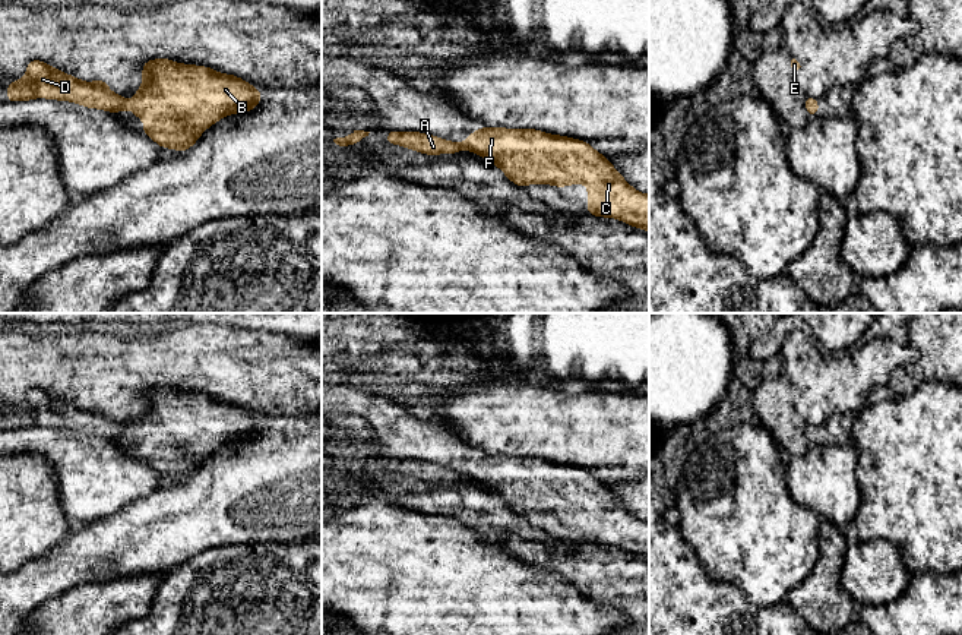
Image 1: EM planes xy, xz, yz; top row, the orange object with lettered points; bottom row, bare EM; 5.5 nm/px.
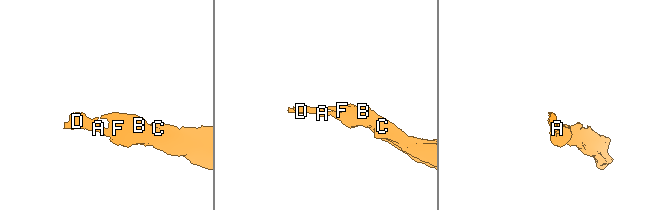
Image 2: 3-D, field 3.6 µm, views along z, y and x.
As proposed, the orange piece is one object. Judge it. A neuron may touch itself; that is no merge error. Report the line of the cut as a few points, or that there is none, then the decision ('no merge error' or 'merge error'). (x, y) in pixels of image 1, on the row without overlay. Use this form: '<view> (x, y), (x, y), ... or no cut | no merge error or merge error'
no cut | no merge error

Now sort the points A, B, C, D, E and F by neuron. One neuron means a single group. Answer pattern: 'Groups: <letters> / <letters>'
Groups: A B C D E F

